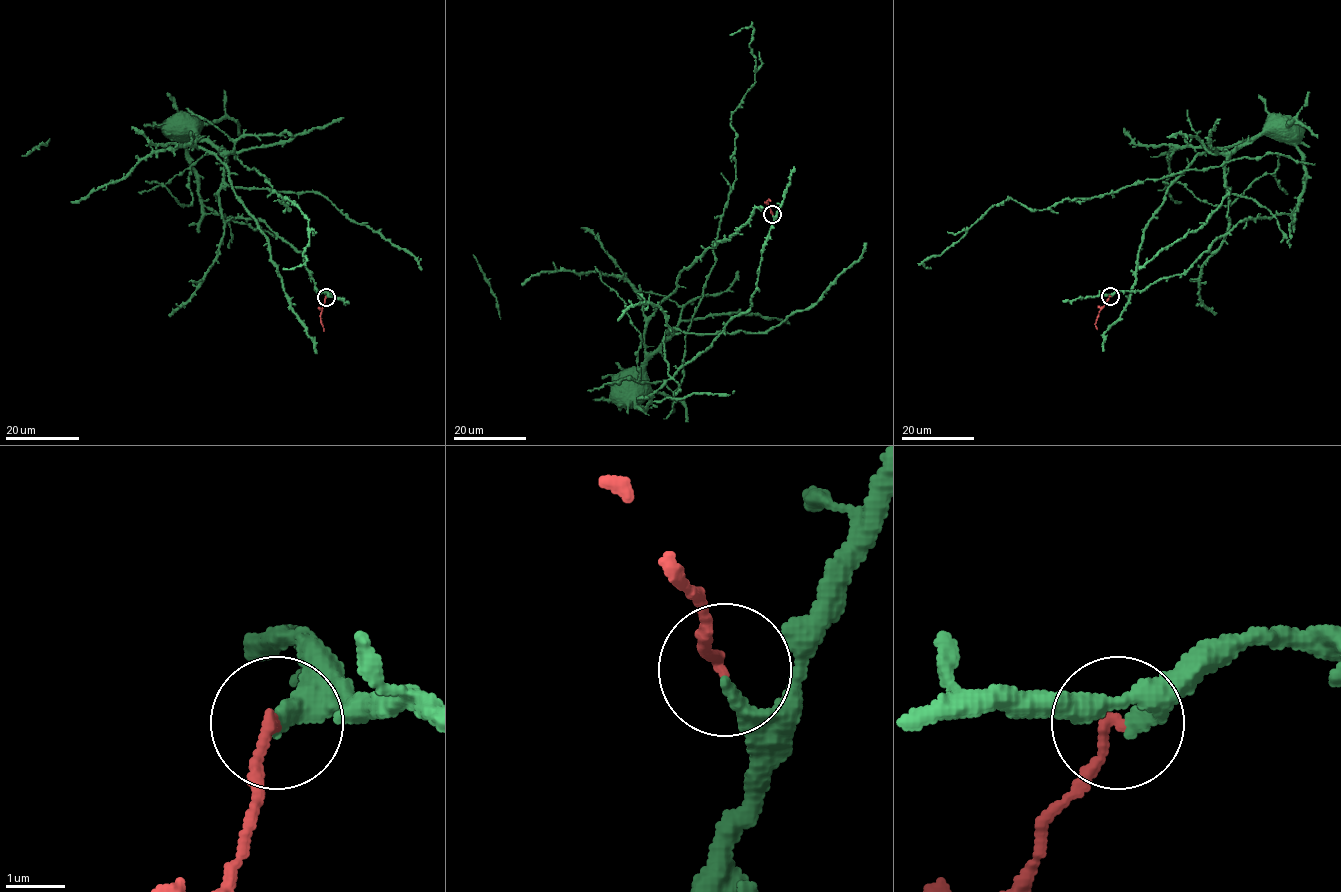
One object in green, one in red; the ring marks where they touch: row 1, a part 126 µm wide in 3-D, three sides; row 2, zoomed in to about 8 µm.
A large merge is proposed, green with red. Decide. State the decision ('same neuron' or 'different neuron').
different neuron

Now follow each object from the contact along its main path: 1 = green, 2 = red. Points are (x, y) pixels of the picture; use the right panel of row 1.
1: (1110, 296), (1141, 291), (1162, 278), (1180, 275), (1241, 221), (1291, 212), (1303, 189), (1303, 158), (1274, 127)
2: (1110, 296), (1099, 313), (1097, 329)

